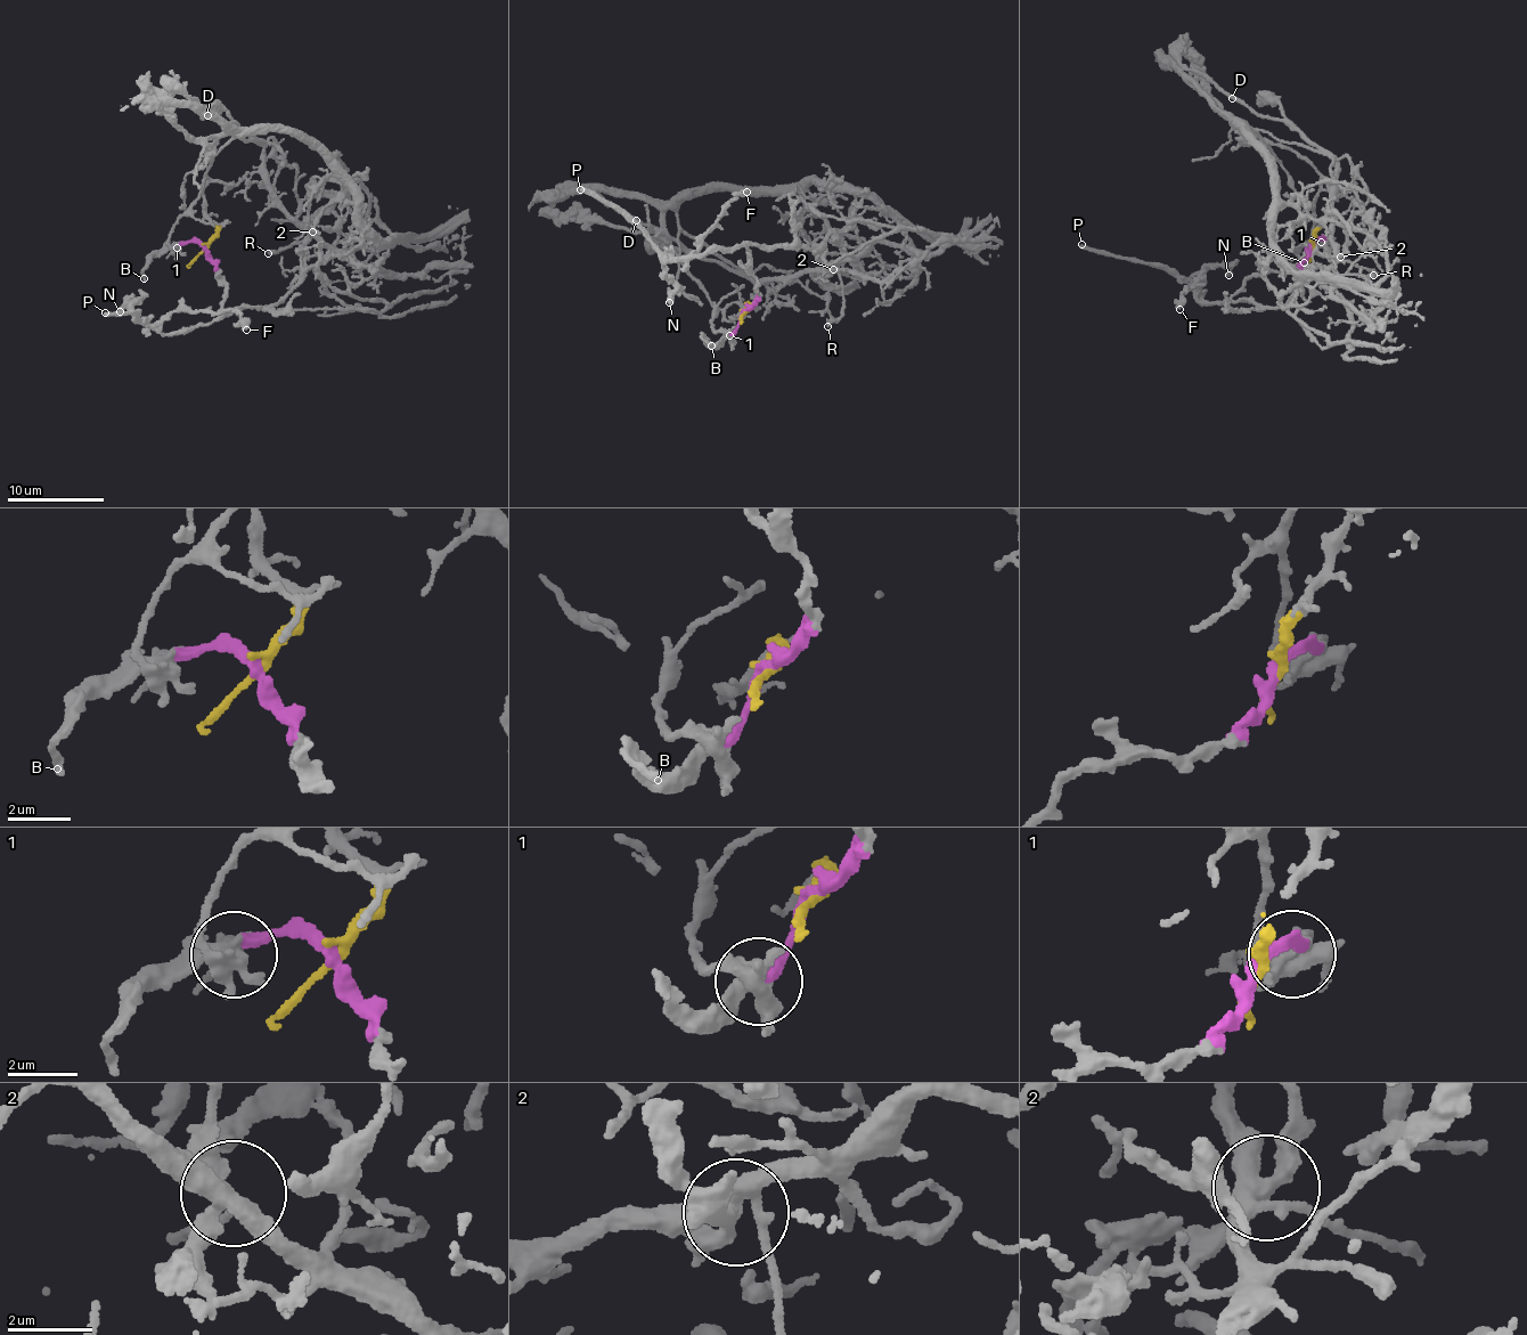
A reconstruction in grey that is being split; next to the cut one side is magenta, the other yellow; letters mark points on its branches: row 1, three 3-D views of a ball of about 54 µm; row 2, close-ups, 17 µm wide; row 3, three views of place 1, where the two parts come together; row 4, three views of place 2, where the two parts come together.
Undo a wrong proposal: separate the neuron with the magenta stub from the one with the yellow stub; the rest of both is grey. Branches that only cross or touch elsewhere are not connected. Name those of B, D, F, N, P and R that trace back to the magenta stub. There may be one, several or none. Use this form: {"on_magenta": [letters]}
{"on_magenta": ["B", "F", "N", "P"]}

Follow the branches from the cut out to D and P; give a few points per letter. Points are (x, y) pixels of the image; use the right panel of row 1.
D: (1312, 246), (1333, 187), (1291, 151), (1260, 139), (1263, 130), (1305, 143), (1282, 122), (1233, 98)
P: (1312, 244), (1298, 266), (1256, 275), (1222, 302), (1194, 300), (1190, 285), (1184, 281), (1149, 263), (1080, 243)

